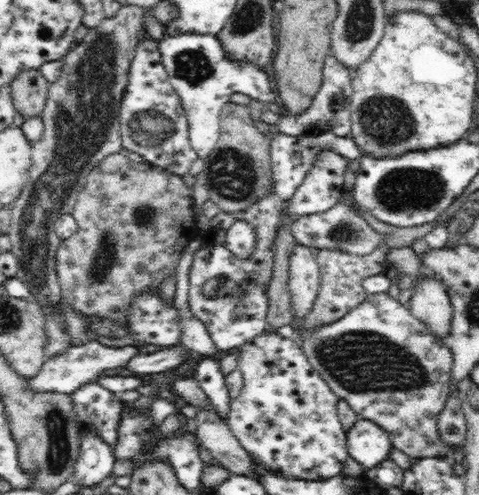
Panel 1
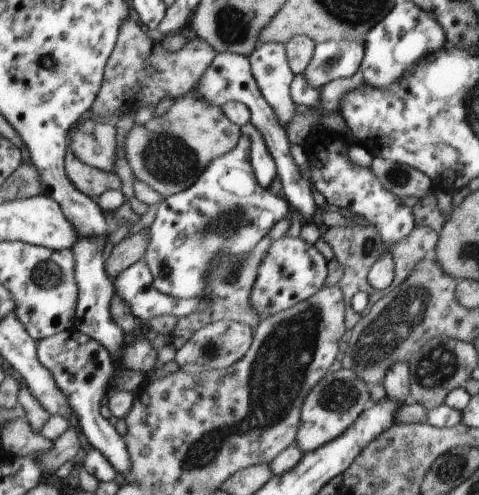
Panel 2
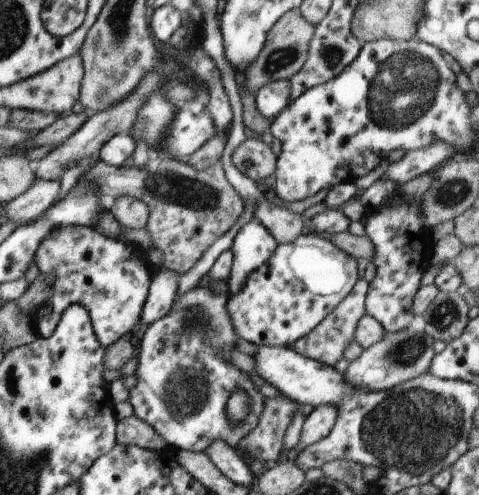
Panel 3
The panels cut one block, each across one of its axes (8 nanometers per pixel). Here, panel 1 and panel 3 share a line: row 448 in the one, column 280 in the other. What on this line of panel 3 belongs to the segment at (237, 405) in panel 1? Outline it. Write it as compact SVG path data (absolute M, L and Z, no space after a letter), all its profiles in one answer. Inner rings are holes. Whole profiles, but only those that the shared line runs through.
M304 232L294 242L277 245L274 254L258 270L249 274L246 286L237 295L228 295L227 311L229 312L235 333L239 338L244 338L244 340L248 340L252 344L264 347L292 347L296 340L306 336L315 326L318 326L338 306L338 303L350 294L350 291L358 282L358 265L356 261L353 256L346 254L346 252L338 248L335 244L332 244L328 239L323 239L310 232Z

